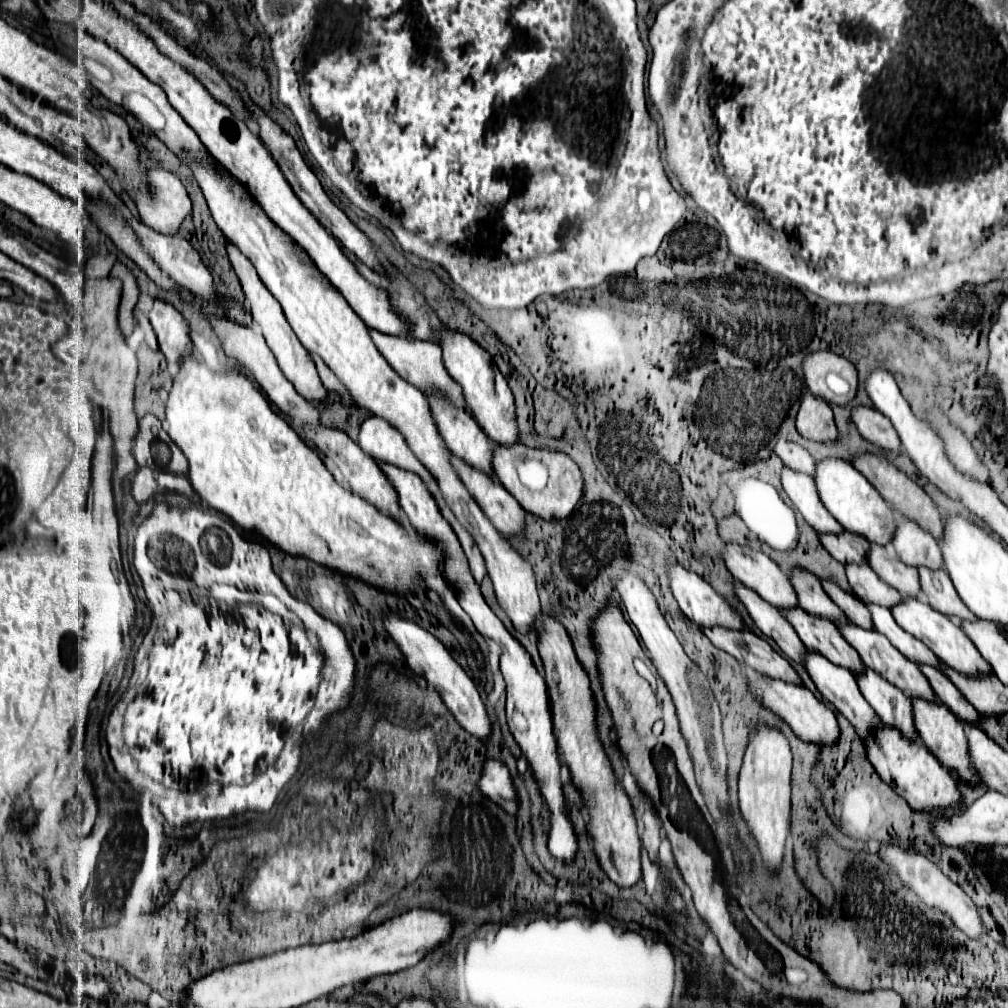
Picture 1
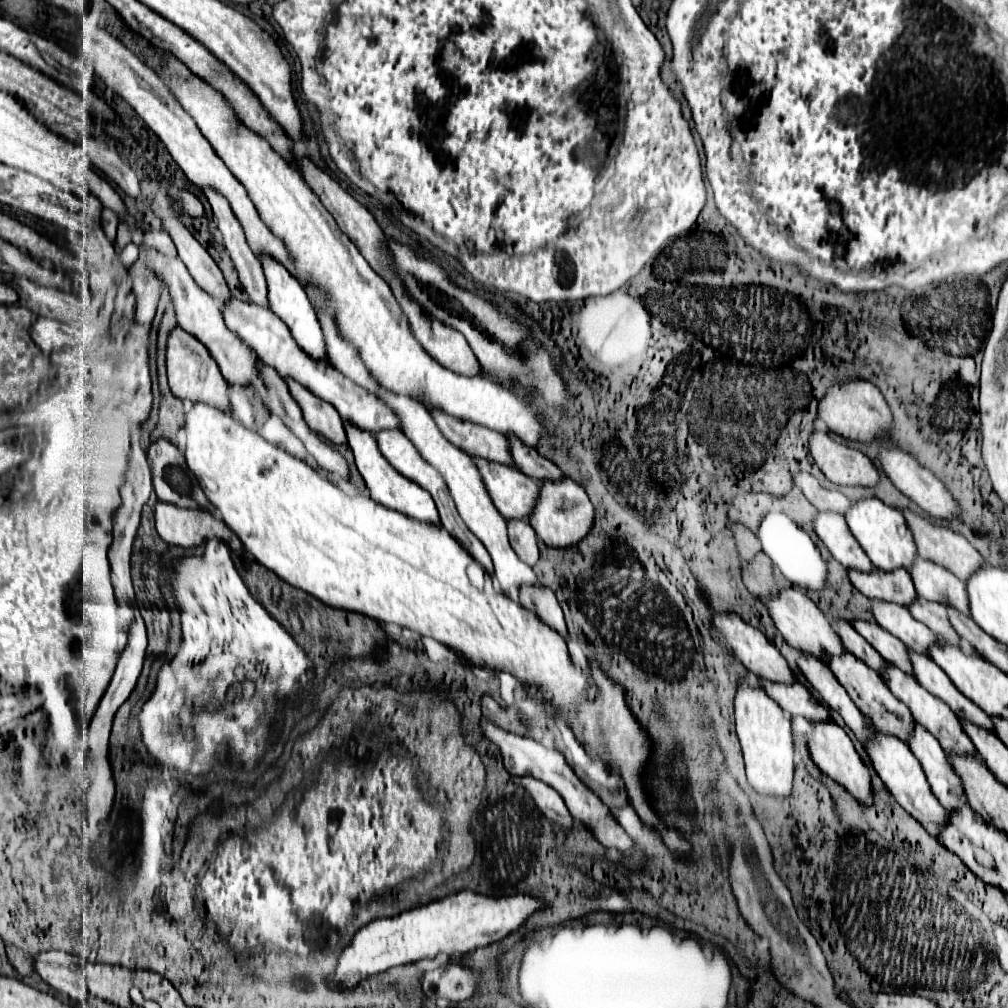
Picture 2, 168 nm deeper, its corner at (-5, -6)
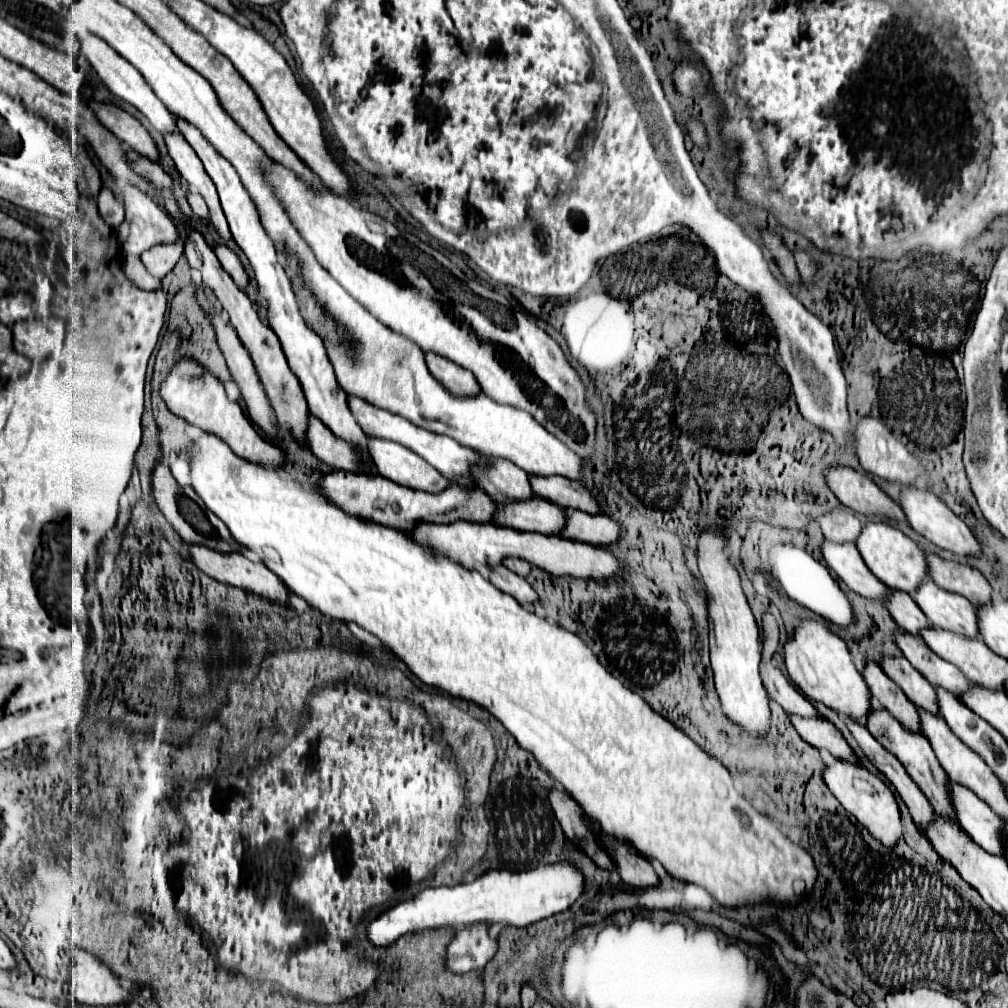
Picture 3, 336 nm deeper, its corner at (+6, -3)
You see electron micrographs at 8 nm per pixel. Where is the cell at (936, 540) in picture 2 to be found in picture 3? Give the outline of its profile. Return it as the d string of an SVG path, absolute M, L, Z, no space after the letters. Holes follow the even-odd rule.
M933 552L925 556L927 556L927 572L935 580L935 584L951 592L959 592L961 596L967 596L967 600L971 602L987 600L987 596L993 596L989 582L973 566L945 560Z

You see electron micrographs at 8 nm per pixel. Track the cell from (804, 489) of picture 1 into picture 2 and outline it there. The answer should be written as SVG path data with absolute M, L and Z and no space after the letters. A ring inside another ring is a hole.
M818 513L814 519L814 529L820 541L828 547L836 561L840 561L846 569L856 571L874 571L868 555L862 551L860 543L854 539L842 515L836 513Z

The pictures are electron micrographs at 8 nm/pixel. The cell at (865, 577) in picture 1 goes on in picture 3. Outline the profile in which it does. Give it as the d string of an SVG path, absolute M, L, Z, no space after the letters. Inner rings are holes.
M895 630L893 632L895 642L899 646L899 650L903 652L903 656L931 682L931 684L939 684L943 688L947 688L949 692L955 694L955 688L963 688L963 684L967 684L967 678L959 672L957 666L953 666L951 662L943 660L941 656L937 656L917 634L905 632L905 630Z

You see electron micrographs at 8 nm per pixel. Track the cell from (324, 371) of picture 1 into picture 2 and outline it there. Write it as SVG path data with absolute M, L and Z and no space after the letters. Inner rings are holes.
M232 299L222 309L222 315L226 319L228 329L232 329L236 335L240 335L258 353L258 357L266 365L274 367L280 373L280 377L284 377L284 379L290 377L290 379L302 383L314 395L318 395L320 399L334 405L334 409L340 413L342 419L348 419L356 427L368 429L368 431L374 431L374 433L384 431L384 429L402 429L398 415L394 415L394 411L388 405L384 405L380 399L376 399L374 393L366 391L364 387L358 387L354 381L344 377L340 371L336 371L328 363L312 361L306 353L302 353L300 347L294 343L288 327L276 315L270 315L268 309Z

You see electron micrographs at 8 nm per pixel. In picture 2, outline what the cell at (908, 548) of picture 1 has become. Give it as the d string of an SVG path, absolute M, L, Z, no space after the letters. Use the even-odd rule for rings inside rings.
M920 557L908 569L908 573L912 575L914 587L922 599L930 599L942 603L944 607L954 607L964 615L970 615L968 599L966 599L966 583L960 581L956 575Z

